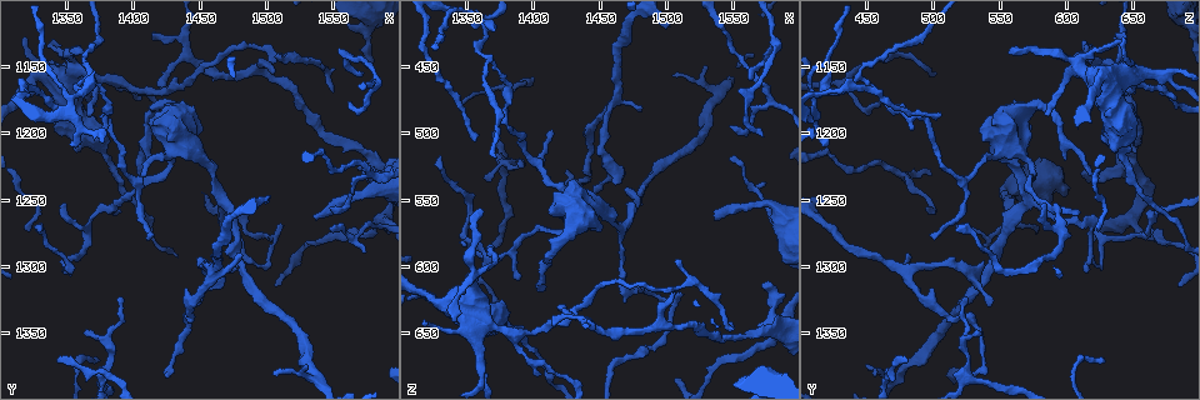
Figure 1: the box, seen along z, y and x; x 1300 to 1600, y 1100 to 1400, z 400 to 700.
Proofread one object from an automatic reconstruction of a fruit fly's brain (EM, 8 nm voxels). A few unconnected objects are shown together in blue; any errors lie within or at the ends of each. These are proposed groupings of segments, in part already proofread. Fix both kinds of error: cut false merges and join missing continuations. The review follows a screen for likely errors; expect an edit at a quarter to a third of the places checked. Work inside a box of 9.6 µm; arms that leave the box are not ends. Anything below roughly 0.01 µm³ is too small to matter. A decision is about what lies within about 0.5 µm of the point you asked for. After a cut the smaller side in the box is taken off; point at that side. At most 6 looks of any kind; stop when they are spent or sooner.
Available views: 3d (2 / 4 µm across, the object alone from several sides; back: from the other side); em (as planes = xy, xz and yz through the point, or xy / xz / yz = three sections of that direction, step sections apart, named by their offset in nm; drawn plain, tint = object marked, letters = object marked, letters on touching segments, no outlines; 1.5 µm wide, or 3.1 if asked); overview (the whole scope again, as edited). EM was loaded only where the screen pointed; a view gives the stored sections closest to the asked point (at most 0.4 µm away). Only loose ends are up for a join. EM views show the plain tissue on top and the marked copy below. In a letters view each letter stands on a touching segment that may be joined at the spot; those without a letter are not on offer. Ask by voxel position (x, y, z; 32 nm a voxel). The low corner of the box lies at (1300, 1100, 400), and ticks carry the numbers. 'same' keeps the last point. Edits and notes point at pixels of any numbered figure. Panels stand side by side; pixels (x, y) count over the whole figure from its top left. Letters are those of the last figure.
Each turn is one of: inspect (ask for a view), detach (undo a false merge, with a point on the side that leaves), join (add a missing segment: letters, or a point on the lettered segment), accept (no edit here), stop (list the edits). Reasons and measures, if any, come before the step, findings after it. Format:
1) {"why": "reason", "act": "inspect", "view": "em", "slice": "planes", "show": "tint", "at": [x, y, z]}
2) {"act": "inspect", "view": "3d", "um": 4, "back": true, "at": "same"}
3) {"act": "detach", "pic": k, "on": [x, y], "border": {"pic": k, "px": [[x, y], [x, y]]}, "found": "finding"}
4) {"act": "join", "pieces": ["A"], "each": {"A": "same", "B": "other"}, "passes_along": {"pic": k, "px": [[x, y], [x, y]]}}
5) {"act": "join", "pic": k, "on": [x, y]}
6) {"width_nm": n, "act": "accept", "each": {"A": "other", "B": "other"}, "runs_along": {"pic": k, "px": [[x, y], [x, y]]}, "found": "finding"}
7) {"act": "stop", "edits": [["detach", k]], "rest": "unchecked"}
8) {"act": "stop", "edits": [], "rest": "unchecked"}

{"why": "branch stops here", "act": "inspect", "view": "3d", "um": 2, "at": [1560, 1176, 460]}

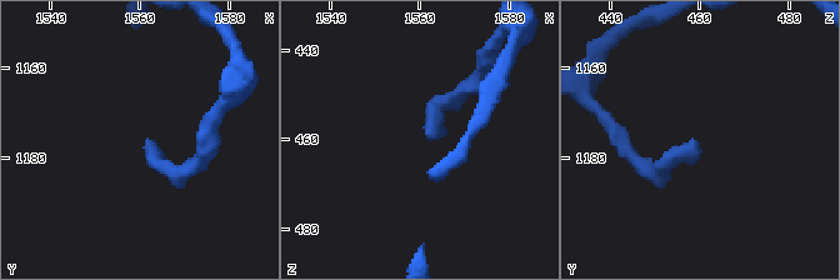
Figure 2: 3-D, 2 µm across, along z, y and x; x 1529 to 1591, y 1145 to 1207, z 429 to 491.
{"why": "need the tissue", "act": "inspect", "view": "em", "slice": "xz", "step": 4, "show": "tint", "at": [1561, 1176, 459]}

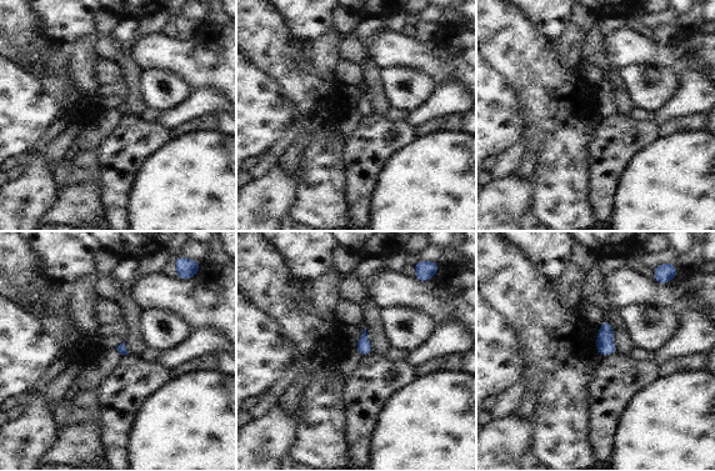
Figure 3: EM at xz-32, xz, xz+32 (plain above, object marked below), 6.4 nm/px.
{"act": "inspect", "view": "em", "slice": "planes", "show": "letters", "at": "same"}

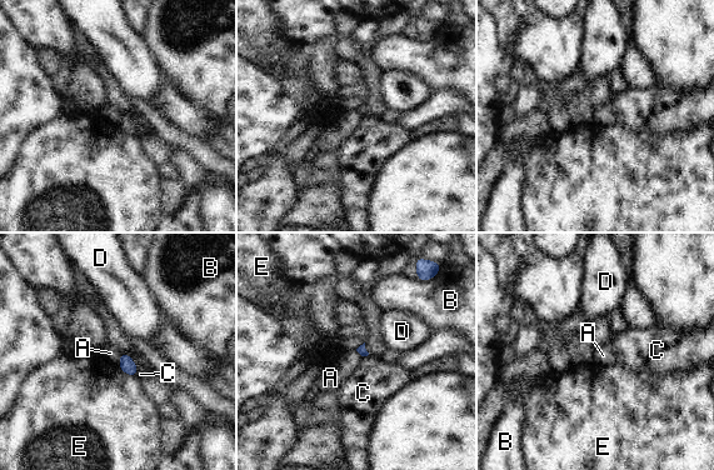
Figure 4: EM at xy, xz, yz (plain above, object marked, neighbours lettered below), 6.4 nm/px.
{"act": "accept", "each": {"A": "other", "B": "other", "C": "other", "D": "other", "E": "other"}, "border": {"pic": 4, "px": [[120, 353], [118, 364]]}, "found": "none of them fits"}

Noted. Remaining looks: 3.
{"why": "branch stops here", "act": "inspect", "view": "em", "slice": "planes", "show": "letters", "at": [1502, 1250, 422]}

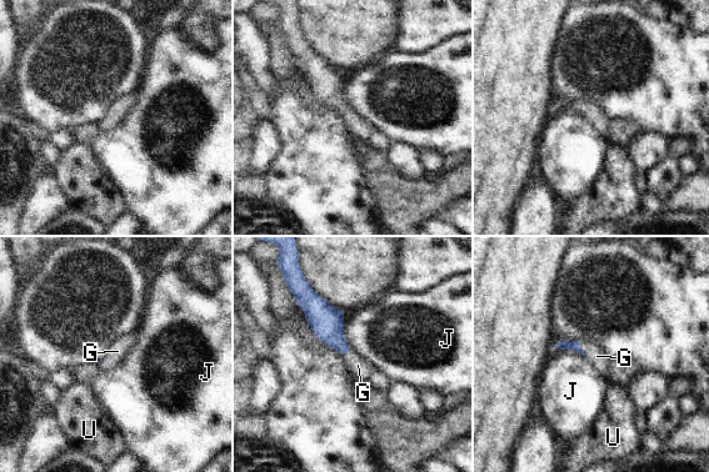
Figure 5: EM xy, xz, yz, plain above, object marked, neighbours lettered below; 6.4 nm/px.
{"act": "join", "pieces": ["G"], "each": {"G": "same", "J": "other", "U": "other"}, "passes_along": {"pic": 5, "px": [[564, 345], [583, 352], [597, 356]]}, "found": "the neuron continues"}

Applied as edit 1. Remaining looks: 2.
{"act": "stop", "edits": [["join", 5]], "rest": "unchecked"}

